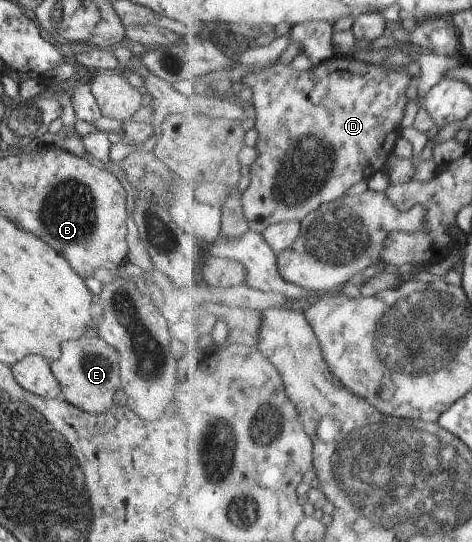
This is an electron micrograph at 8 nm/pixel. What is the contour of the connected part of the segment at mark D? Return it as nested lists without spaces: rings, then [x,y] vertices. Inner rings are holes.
[[[335,55],[331,59],[320,63],[316,67],[312,67],[307,71],[296,71],[291,66],[275,64],[268,67],[256,75],[250,75],[246,79],[248,85],[252,85],[252,106],[257,113],[256,130],[259,133],[259,139],[255,148],[258,157],[256,161],[250,165],[249,173],[251,176],[251,184],[243,195],[243,207],[247,221],[249,222],[249,230],[258,234],[264,234],[270,225],[275,225],[276,222],[302,222],[310,213],[315,213],[322,205],[332,204],[334,201],[342,200],[345,197],[346,191],[350,191],[350,187],[354,187],[357,181],[364,181],[382,172],[389,158],[395,154],[395,146],[401,137],[402,119],[404,119],[404,111],[408,105],[408,87],[410,87],[412,76],[408,68],[387,68],[384,64],[370,65],[358,61],[352,57]]]

